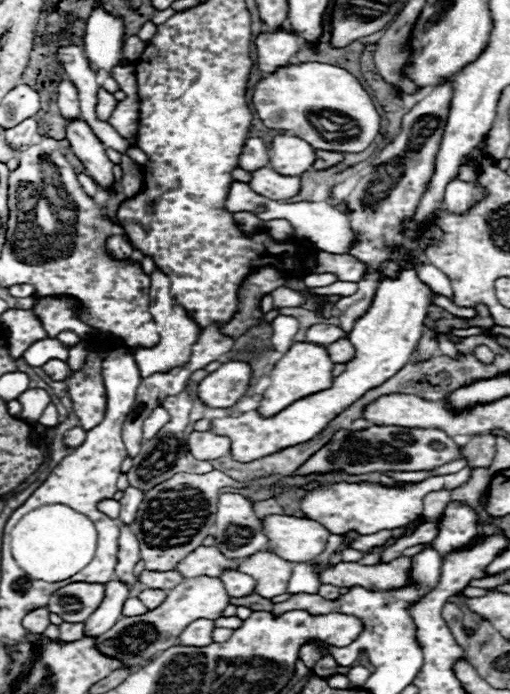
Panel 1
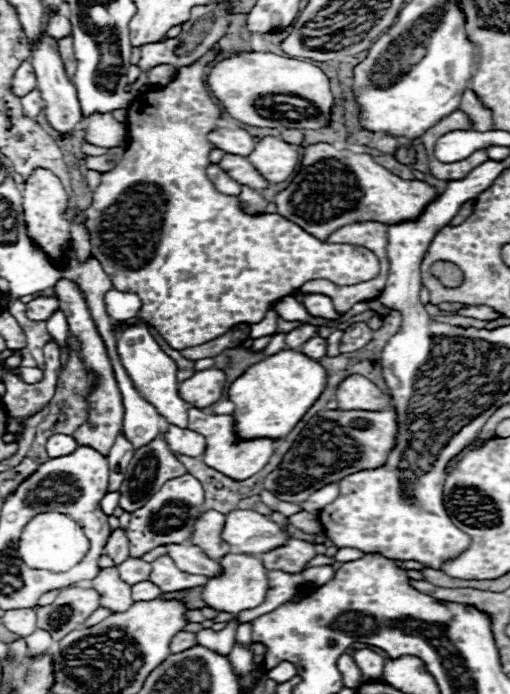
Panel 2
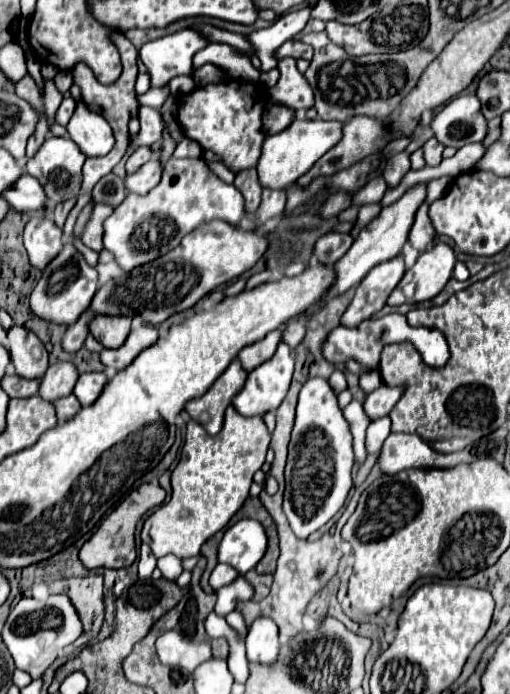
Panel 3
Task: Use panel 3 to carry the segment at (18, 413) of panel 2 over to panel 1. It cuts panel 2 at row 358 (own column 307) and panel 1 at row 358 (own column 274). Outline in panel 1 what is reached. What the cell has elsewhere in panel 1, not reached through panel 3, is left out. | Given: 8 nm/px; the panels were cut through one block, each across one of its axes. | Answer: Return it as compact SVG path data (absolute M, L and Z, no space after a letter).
M52 358L52 360L48 360L48 362L44 364L44 372L46 372L50 378L54 378L54 380L64 380L64 378L70 374L70 368L68 368L66 362L62 362L62 360L58 360L58 358Z

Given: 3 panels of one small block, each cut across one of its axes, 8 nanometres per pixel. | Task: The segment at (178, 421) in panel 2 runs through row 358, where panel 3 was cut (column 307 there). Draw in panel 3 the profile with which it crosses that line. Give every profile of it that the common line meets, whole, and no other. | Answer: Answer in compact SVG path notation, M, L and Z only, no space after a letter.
M294 120L284 132L266 136L266 142L262 144L262 158L258 158L258 176L260 184L272 190L282 190L290 184L294 184L302 174L306 174L316 160L320 160L330 148L334 148L342 138L342 122L332 120Z

